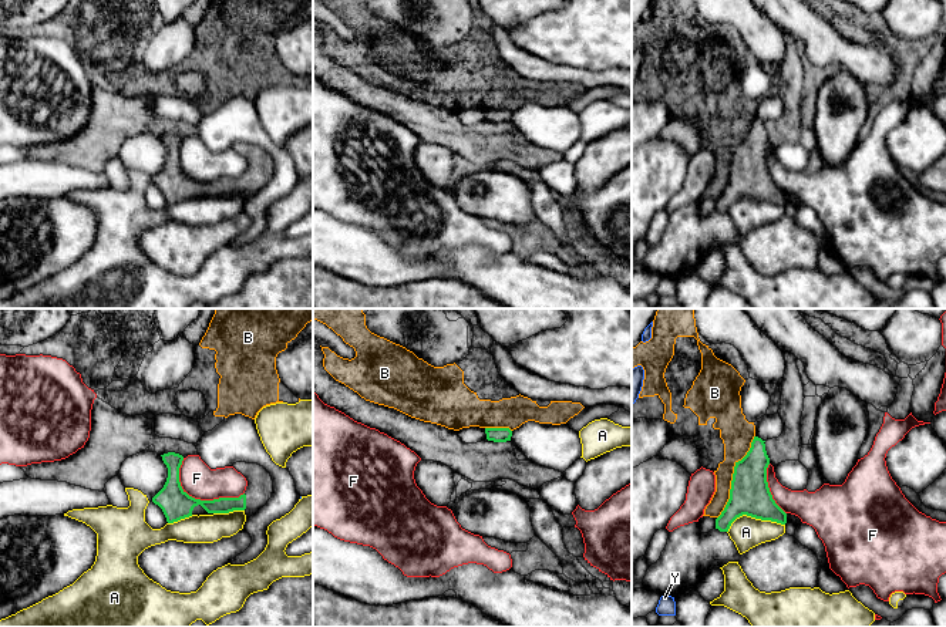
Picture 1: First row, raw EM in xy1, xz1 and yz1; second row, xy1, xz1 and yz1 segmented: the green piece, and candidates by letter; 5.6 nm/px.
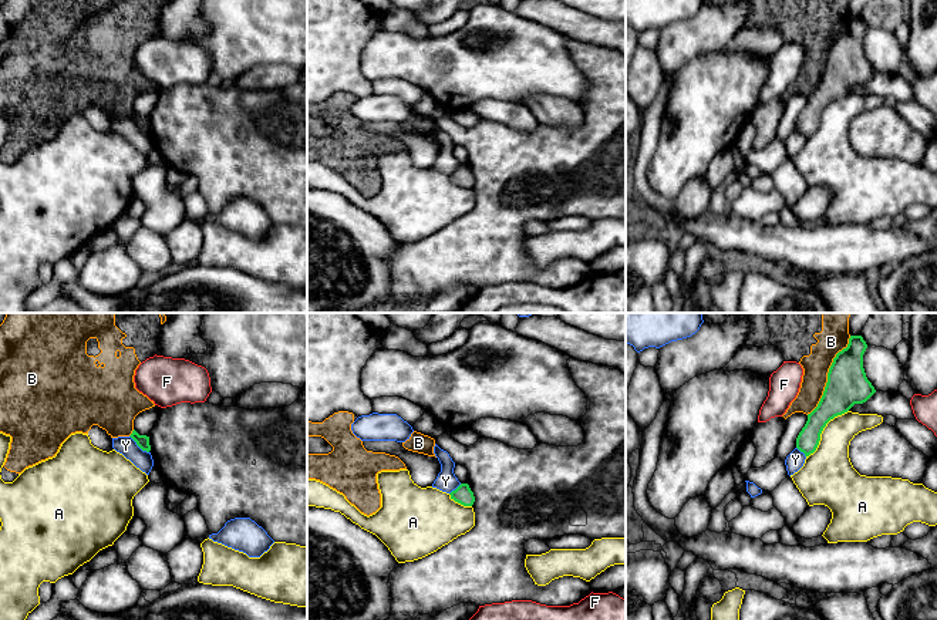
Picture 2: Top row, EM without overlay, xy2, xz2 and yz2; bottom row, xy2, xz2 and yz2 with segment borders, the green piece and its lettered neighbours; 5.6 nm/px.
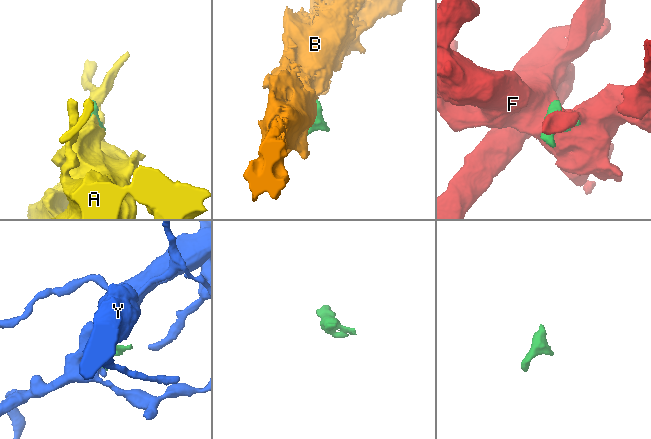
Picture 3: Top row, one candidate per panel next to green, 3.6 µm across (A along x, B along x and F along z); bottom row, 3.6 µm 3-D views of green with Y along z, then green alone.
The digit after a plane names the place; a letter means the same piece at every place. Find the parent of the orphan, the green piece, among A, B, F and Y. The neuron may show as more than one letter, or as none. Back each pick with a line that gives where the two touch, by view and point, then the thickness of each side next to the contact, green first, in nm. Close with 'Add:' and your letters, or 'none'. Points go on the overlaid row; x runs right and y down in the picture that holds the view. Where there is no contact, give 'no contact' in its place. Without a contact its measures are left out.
Add: none

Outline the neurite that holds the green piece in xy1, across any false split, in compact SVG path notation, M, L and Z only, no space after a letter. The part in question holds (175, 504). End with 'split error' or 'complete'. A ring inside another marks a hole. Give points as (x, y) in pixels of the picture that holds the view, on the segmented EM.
M98 397L94 400L91 409L90 438L81 449L61 461L31 463L20 468L31 479L67 482L70 485L102 492L105 483L111 478L118 476L121 465L127 458L145 451L151 445L155 446L155 452L162 456L168 468L168 478L164 488L152 498L152 502L162 509L168 523L192 516L192 510L198 505L208 513L229 513L246 509L245 493L239 498L219 498L213 500L201 500L189 496L181 486L179 468L188 455L198 455L195 444L172 438L159 438L155 435L155 418L148 419L144 415L129 417Z; split error

